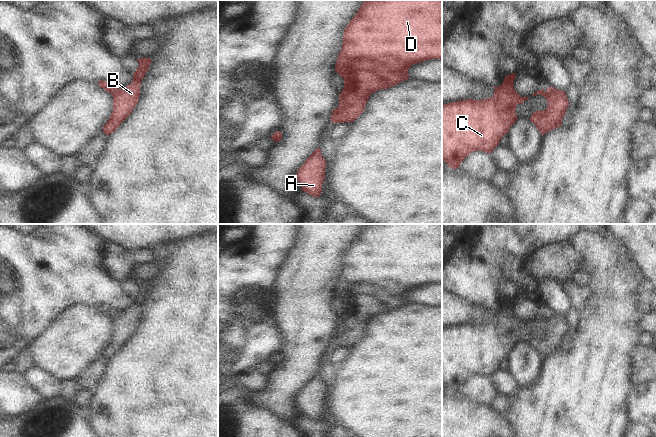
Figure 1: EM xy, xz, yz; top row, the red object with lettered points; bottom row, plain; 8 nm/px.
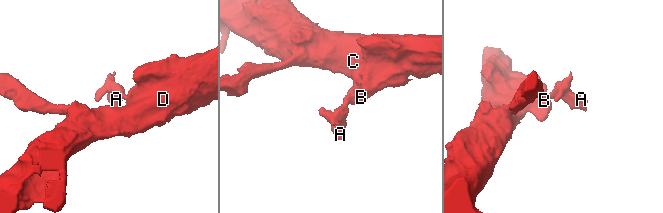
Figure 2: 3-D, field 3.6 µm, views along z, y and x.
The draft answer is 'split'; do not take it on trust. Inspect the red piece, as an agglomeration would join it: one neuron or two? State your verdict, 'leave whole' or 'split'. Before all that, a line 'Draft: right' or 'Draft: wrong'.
Draft: right
split

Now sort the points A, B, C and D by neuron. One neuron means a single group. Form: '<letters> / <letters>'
A / B C D

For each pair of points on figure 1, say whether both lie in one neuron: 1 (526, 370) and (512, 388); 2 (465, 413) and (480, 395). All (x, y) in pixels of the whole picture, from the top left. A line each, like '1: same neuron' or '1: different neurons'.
1: different neurons
2: different neurons

